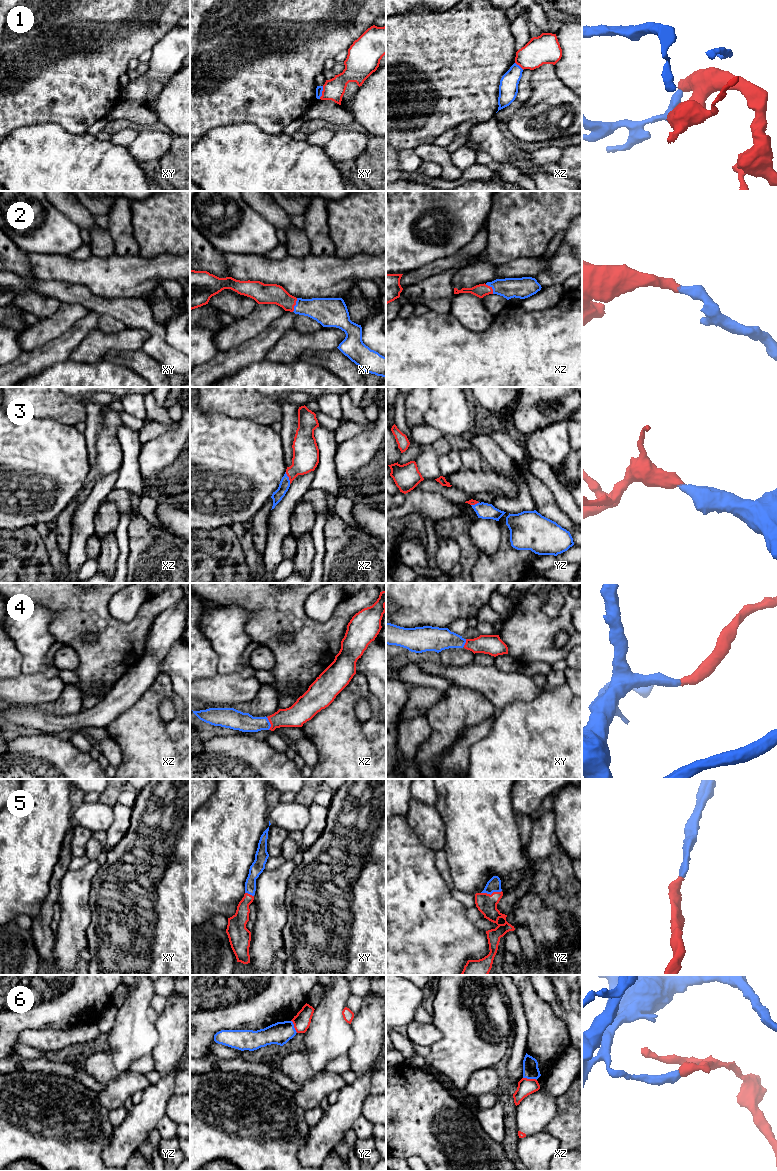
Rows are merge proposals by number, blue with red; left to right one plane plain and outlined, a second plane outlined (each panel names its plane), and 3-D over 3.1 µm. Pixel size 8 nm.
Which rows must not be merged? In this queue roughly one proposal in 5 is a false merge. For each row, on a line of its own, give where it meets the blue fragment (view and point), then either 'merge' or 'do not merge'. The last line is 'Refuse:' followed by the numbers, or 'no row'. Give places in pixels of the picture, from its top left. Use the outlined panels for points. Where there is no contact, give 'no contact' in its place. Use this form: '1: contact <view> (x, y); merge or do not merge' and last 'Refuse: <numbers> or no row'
1: contact xy (321, 92); do not merge
2: contact xy (295, 305); merge
3: contact xz (288, 478); merge
4: contact xz (269, 723); merge
5: contact yz (491, 893); merge
6: contact xz (530, 1078); do not merge
Refuse: 1, 6

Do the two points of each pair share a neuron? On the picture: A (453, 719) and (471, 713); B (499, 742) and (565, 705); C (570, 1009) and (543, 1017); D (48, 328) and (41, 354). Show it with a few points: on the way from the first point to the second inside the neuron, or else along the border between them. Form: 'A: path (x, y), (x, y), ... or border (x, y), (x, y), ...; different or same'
A: path (457, 715), (459, 713), (467, 713); same
B: path (515, 742), (526, 742), (549, 721); same
C: border (539, 995), (566, 1024), (568, 1032); different
D: border (64, 332), (40, 346), (22, 352); different

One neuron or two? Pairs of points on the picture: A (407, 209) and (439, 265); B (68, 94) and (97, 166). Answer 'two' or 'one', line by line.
A: two
B: two

